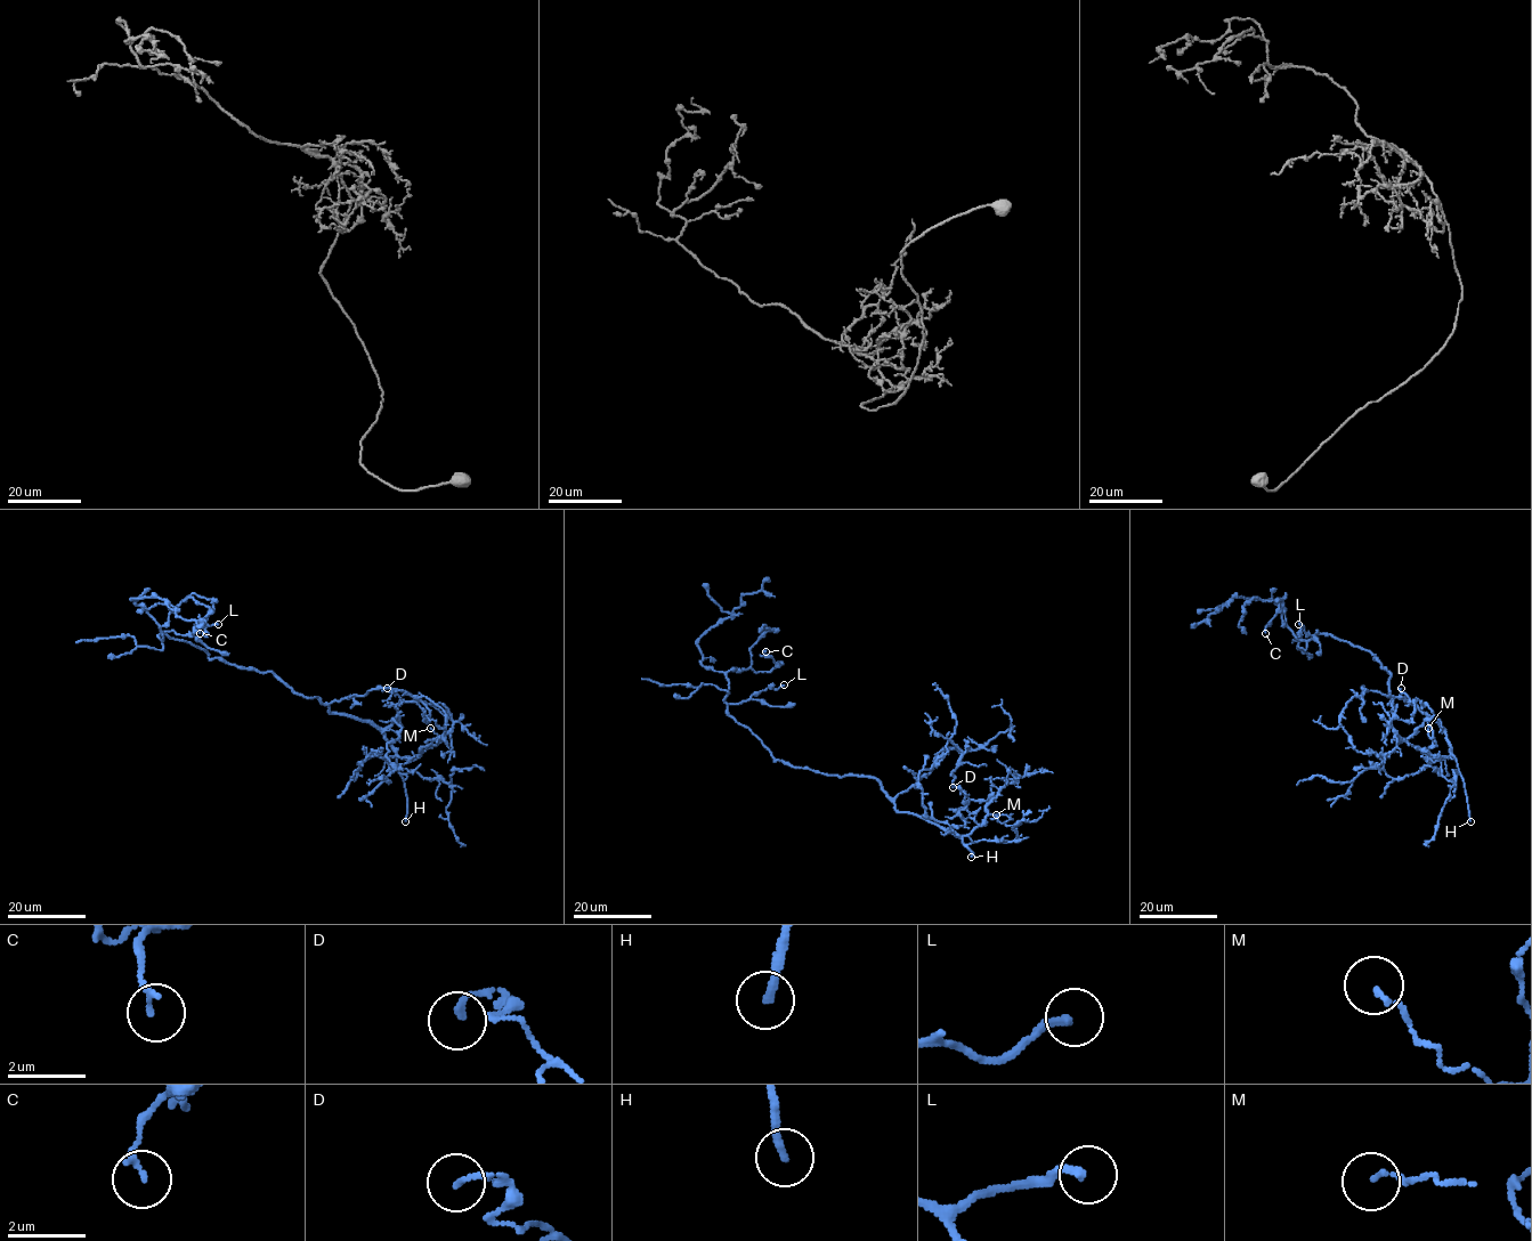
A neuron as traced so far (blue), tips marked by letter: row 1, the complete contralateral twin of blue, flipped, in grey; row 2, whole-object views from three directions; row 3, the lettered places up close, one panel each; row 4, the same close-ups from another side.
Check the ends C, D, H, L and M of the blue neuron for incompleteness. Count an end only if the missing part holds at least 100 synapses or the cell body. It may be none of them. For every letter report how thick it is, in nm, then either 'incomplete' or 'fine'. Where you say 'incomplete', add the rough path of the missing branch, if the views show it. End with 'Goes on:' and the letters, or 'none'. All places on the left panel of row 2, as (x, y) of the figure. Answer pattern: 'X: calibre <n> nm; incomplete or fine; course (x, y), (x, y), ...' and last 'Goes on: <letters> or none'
C: calibre 150 nm; fine
D: calibre 150 nm; fine
H: calibre 190 nm; incomplete; course (405, 821), (400, 838), (408, 854), (419, 907), (423, 911), (479, 911), (491, 908), (507, 886)
L: calibre 200 nm; fine
M: calibre 120 nm; fine
Goes on: H

